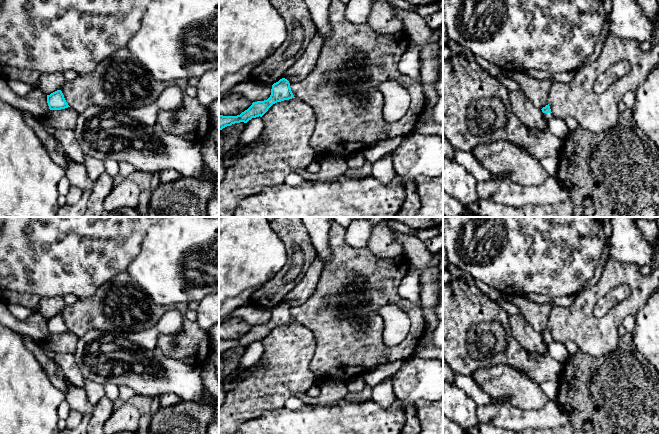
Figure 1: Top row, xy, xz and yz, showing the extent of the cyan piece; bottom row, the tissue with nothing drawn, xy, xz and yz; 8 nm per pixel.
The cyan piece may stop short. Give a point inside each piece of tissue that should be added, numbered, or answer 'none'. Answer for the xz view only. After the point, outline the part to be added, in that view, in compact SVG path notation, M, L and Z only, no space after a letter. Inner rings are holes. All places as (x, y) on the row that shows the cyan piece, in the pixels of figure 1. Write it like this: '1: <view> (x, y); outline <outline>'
none

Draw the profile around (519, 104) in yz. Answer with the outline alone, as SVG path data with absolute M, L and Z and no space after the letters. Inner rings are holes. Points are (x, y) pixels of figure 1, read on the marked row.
M521 90L509 92L508 108L528 128L548 131L548 123L542 110L536 108Z

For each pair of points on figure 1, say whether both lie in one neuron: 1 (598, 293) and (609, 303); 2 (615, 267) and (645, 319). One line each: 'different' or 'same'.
1: different
2: different

